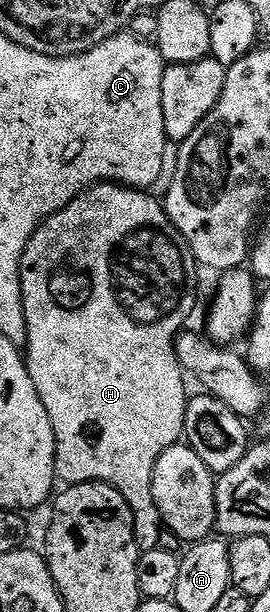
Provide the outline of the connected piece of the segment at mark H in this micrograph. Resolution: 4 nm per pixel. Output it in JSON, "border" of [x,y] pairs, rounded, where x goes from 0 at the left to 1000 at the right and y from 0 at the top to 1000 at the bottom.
{"border":[[[400,296],[348,299],[230,345],[207,345],[163,359],[115,387],[78,428],[78,484],[85,511],[100,518],[100,557],[85,569],[85,585],[115,623],[144,642],[144,655],[159,655],[174,681],[189,681],[189,701],[204,708],[211,729],[211,783],[241,792],[393,789],[456,806],[456,819],[470,819],[493,840],[500,877],[526,902],[574,900],[600,892],[604,856],[567,810],[567,768],[589,747],[619,734],[667,725],[685,709],[693,613],[656,582],[656,551],[689,539],[685,526],[711,518],[715,507],[730,502],[730,443],[737,444],[737,431],[715,408],[693,400],[678,381],[663,381],[663,374],[648,374],[626,359],[607,330],[548,310],[456,306],[444,299]]]}

